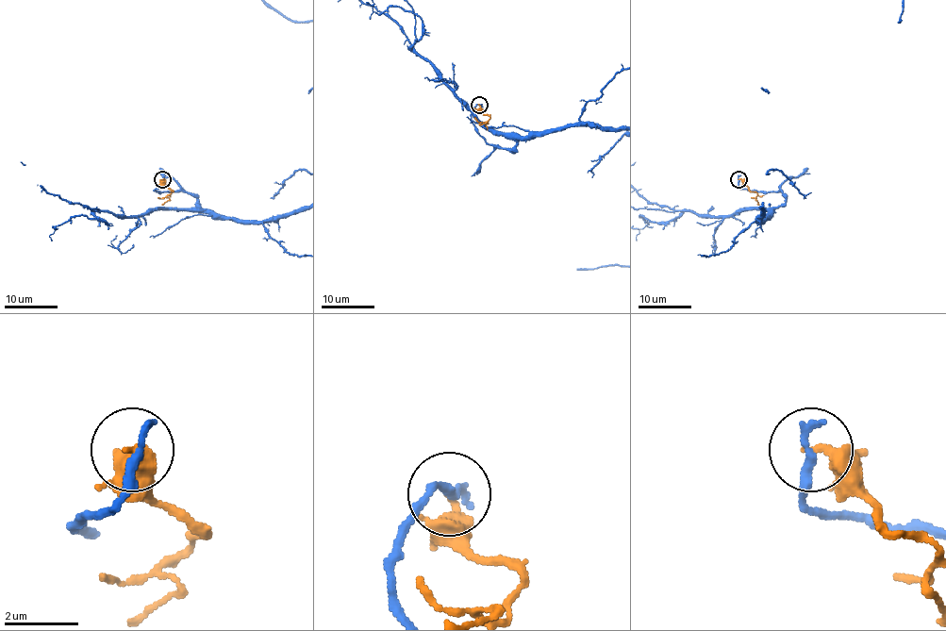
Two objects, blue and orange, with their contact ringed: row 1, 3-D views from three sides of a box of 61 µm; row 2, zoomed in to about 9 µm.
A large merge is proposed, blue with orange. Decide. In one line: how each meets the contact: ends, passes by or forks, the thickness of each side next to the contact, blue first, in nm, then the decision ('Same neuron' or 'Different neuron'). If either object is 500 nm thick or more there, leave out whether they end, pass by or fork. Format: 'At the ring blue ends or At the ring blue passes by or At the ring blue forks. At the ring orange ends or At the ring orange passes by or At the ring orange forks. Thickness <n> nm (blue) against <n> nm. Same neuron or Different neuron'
At the ring blue ends. At the ring orange ends. Thickness 320 nm (blue) against 360 nm. Different neuron

